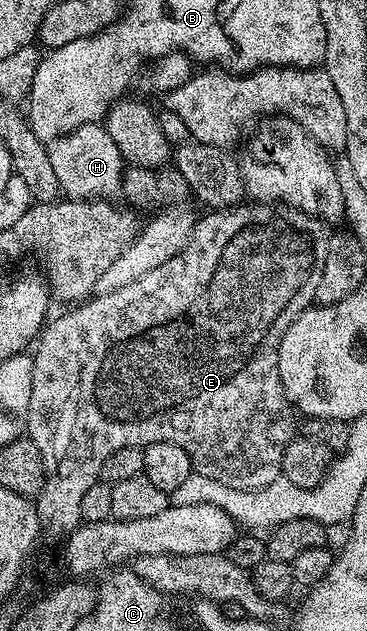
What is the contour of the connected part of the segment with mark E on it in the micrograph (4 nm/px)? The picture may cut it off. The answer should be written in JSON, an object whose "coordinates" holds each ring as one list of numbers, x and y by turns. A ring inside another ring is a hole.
{"coordinates":[[248,200,238,206,229,206,227,210,212,210,205,218,204,215,197,217,190,240,184,245,182,252,178,252,178,256,170,256,166,264,158,264,154,272,138,276,134,284,126,284,126,288,118,288,118,292,96,294,83,304,73,305,69,314,60,314,56,319,53,317,45,325,34,346,36,354,32,358,26,431,27,437,38,444,38,452,42,452,44,483,34,499,34,505,45,535,67,536,81,525,82,495,99,479,106,456,110,456,110,452,118,452,118,448,143,448,155,442,178,444,178,448,185,450,186,456,190,456,190,464,195,473,207,476,210,480,218,480,218,484,226,484,226,488,257,490,266,488,266,484,274,484,274,480,281,477,282,456,286,452,286,444,297,437,298,418,282,388,278,352,282,336,290,328,292,321,313,305,318,280,322,280,322,264,326,264,329,237,329,227,322,219,278,202]]}

